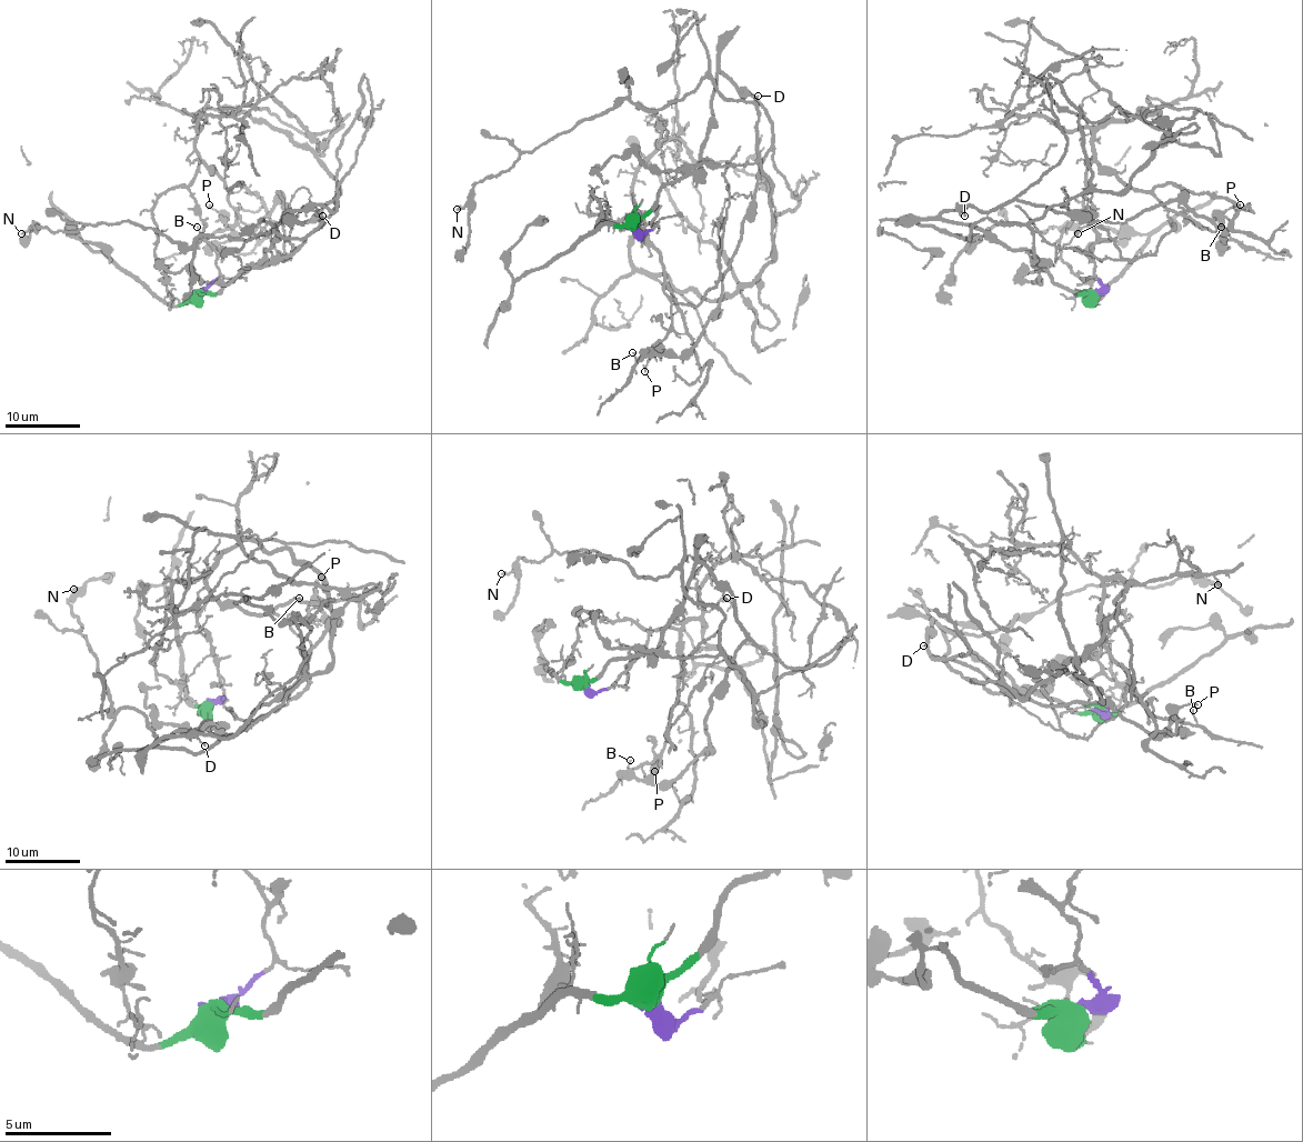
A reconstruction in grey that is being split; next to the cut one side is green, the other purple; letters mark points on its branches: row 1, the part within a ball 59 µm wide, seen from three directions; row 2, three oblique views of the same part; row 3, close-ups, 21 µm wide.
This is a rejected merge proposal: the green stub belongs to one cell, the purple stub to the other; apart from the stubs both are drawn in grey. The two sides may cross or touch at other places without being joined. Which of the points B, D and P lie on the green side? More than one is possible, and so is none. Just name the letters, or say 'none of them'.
D, P

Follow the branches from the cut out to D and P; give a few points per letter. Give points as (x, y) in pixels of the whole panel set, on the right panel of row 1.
D: (1095, 291), (1076, 292), (1060, 287), (1028, 251), (1009, 249), (981, 230), (941, 216), (956, 210), (963, 216)
P: (1095, 291), (941, 216), (1024, 200), (1123, 221), (1180, 200), (1223, 232), (1241, 203)

